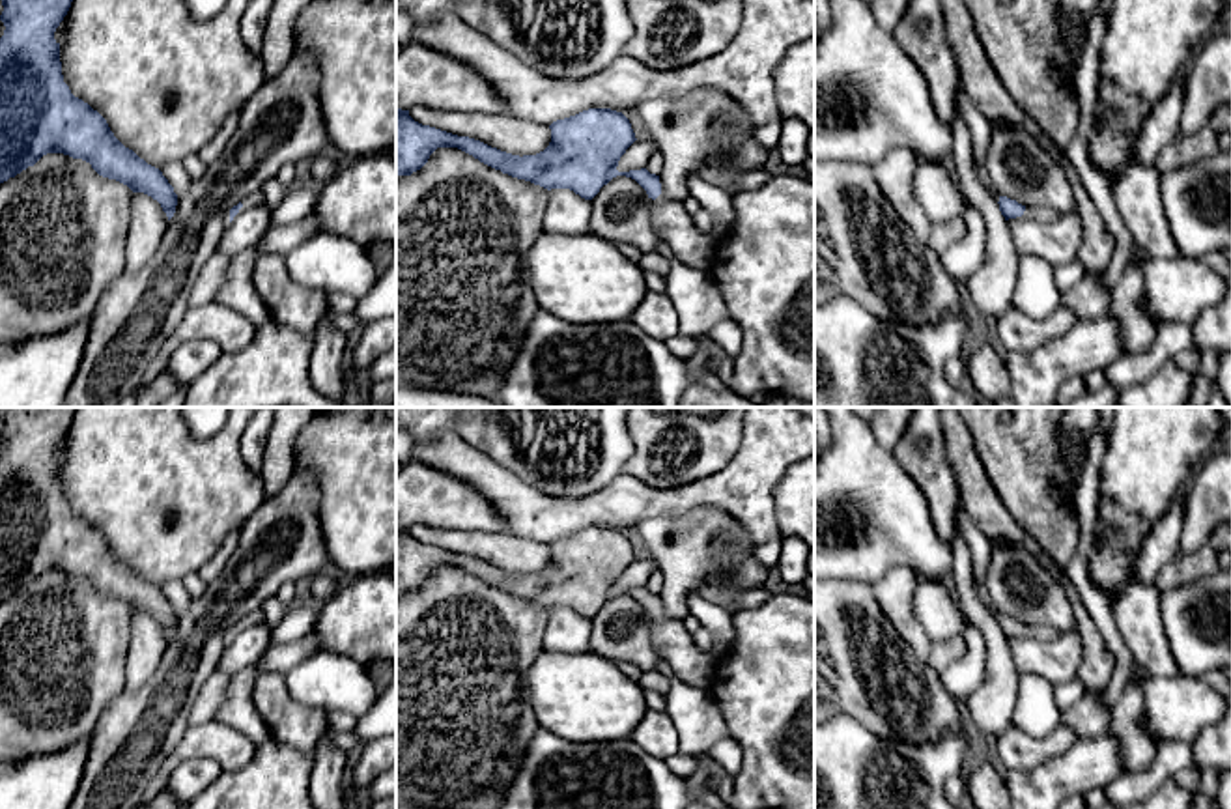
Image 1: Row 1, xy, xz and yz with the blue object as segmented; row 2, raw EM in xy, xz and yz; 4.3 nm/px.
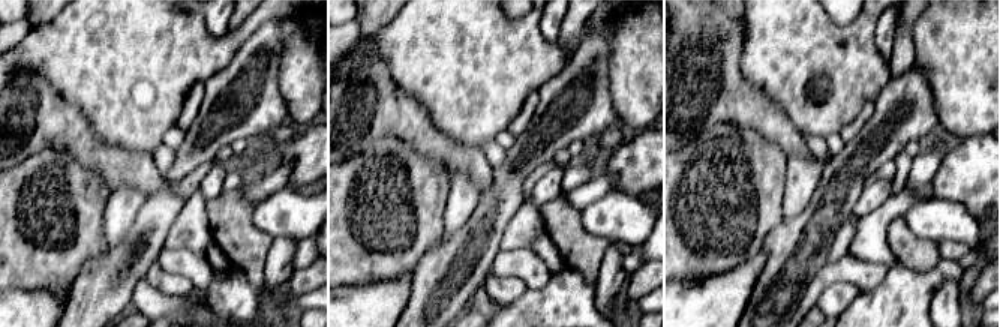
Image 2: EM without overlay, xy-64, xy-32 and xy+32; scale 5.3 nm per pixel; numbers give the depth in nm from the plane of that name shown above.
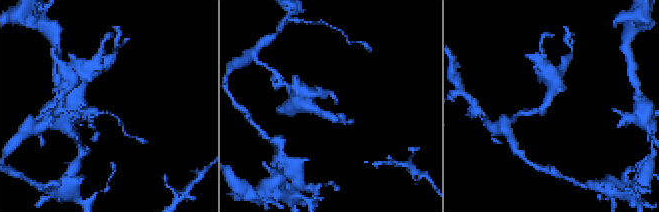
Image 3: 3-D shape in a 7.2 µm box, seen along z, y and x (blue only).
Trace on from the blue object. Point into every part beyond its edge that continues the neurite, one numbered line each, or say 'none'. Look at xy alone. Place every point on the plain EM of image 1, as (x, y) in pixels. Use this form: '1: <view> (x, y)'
1: xy (256, 617)

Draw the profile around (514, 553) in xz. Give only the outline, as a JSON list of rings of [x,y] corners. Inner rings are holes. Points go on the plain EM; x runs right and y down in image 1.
[[[418,523],[409,529],[409,534],[422,544],[458,555],[469,555],[519,575],[536,574],[551,561],[549,544],[510,532],[435,529],[432,525]]]

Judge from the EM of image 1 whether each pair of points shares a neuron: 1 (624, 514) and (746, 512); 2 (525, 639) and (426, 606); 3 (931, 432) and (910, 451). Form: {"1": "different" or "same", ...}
{"1": "same", "2": "same", "3": "same"}

